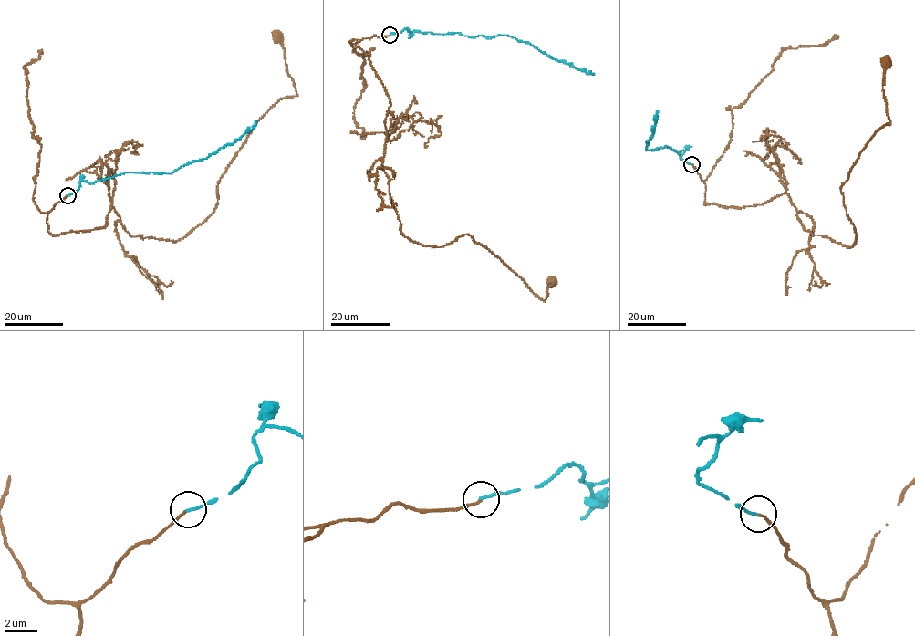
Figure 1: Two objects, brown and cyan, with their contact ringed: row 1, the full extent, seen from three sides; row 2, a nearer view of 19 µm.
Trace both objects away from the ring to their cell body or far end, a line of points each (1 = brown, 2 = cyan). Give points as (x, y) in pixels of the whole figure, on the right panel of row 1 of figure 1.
1: (691, 164), (706, 204), (786, 193), (805, 231), (851, 247), (841, 186), (889, 124), (887, 62)
2: (691, 164), (680, 157), (683, 151), (678, 154), (666, 146), (646, 151), (656, 121), (656, 111)

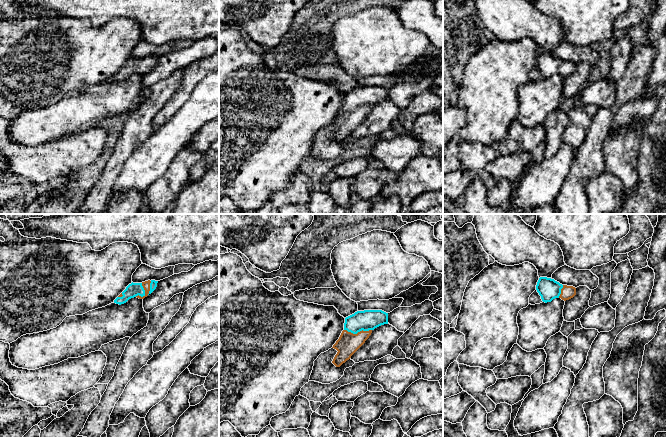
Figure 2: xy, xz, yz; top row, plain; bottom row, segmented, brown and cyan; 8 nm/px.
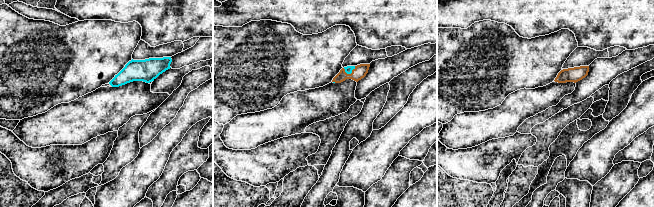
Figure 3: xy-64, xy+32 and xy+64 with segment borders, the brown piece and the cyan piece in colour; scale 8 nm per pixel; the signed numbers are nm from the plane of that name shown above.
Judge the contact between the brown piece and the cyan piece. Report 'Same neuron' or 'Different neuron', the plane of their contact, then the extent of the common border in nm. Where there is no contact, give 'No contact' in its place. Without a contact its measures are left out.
Same neuron. Touches brown in xz. Shared border 220 nm

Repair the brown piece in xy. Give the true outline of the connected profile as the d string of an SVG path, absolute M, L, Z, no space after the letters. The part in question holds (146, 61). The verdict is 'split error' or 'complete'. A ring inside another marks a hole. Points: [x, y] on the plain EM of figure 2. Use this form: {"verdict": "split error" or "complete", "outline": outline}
{"verdict": "split error", "outline": "M148 56L142 59L131 59L126 65L114 76L116 80L124 80L129 75L137 73L139 75L144 75L149 70L151 70L157 63L158 57Z"}

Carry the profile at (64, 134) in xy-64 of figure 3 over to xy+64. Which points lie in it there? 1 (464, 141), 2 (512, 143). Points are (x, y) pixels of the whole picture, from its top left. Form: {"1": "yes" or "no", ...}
{"1": "yes", "2": "no"}

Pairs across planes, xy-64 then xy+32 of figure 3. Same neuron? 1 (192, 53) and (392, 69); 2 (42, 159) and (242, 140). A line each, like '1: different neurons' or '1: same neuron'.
1: same neuron
2: different neurons

